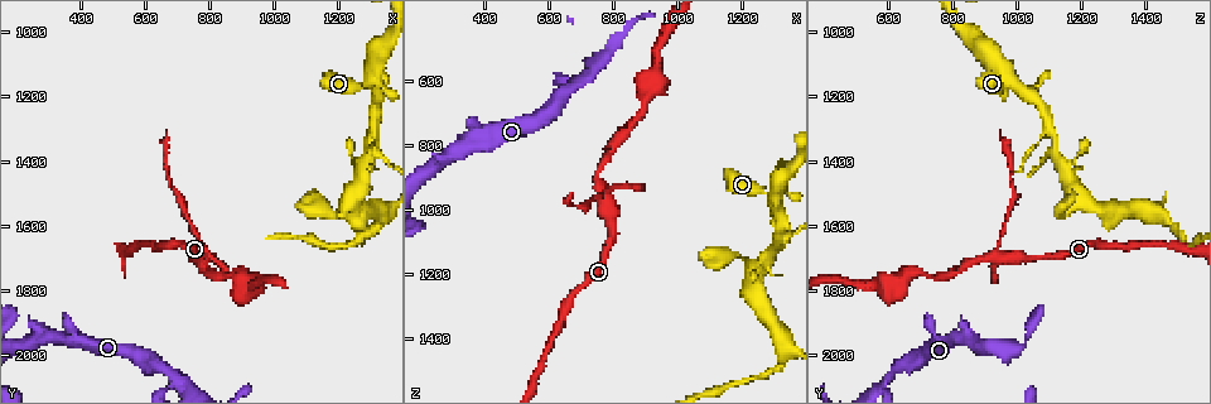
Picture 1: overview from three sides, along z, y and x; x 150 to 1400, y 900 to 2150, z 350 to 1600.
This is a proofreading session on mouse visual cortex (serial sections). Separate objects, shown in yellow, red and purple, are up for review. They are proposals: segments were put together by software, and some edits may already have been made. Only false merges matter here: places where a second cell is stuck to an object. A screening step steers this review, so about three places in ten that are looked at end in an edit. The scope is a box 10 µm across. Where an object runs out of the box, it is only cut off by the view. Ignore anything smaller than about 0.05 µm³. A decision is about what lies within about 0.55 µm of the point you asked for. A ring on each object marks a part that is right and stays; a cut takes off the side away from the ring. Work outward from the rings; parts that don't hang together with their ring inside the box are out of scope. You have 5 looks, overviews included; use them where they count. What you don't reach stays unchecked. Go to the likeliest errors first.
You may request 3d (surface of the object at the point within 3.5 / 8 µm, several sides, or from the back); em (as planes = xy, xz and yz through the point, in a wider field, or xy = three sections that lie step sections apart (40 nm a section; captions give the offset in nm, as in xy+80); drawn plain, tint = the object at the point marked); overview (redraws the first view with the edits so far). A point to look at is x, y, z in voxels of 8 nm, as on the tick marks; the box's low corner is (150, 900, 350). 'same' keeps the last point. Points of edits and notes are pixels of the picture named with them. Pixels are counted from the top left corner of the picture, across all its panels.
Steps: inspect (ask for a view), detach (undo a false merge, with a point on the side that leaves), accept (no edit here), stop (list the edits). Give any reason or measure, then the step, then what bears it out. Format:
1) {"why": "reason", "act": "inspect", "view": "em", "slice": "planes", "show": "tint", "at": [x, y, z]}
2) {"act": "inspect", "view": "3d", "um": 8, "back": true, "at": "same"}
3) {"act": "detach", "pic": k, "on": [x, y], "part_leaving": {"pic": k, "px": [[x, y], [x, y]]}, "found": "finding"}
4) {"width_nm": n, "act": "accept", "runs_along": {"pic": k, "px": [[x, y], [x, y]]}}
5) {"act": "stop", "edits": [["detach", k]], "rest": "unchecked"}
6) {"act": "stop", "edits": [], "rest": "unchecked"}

{"why": "sharp bend", "act": "inspect", "view": "3d", "um": 3.5, "at": [770, 1700, 940]}

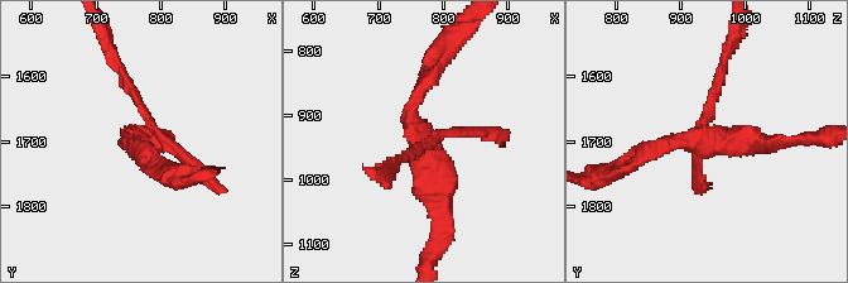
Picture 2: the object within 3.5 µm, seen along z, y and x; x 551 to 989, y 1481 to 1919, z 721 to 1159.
{"why": "shape alone is not enough", "act": "inspect", "view": "em", "slice": "xy", "step": 5, "show": "tint", "at": [770, 1700, 935]}

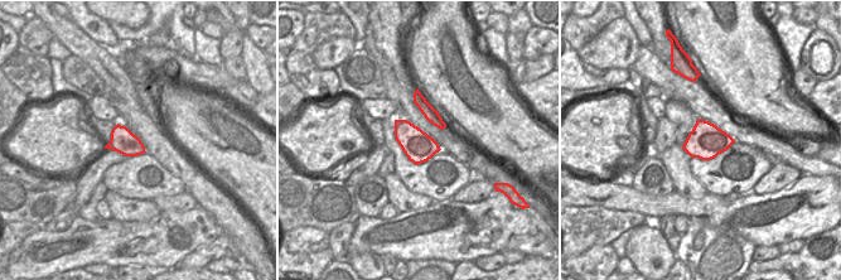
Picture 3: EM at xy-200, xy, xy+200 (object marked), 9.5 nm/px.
{"act": "inspect", "view": "em", "slice": "xy", "step": 2, "show": "tint", "at": "same"}

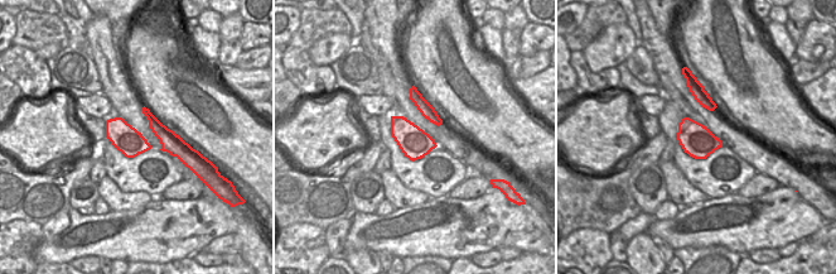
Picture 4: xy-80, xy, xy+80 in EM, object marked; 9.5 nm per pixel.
{"act": "detach", "pic": 2, "on": [702, 180], "part_leaving": {"pic": 2, "px": [[702, 123], [721, 84], [733, 33]]}, "found": "two cells meet here"}

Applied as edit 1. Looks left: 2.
{"why": "see it whole again", "act": "inspect", "view": "overview"}

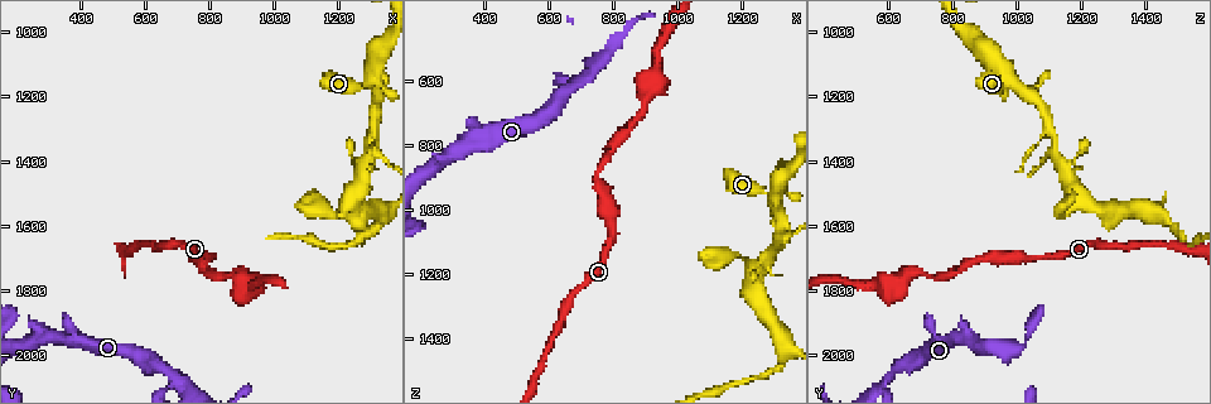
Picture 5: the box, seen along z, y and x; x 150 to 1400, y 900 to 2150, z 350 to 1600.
{"why": "narrows sharply", "act": "inspect", "view": "3d", "um": 3.5, "back": true, "at": [700, 2080, 600]}

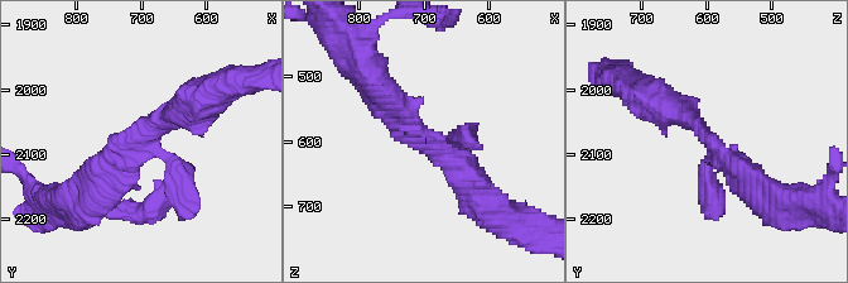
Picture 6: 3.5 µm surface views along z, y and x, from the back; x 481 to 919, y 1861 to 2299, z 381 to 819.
{"arm_widths_nm": [200, 300, 400], "act": "accept", "runs_along": {"pic": 6, "px": [[471, 191], [452, 156], [374, 91]]}, "found": "all the same cell"}

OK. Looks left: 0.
{"act": "stop", "edits": [["detach", 2]], "rest": "unchecked"}

